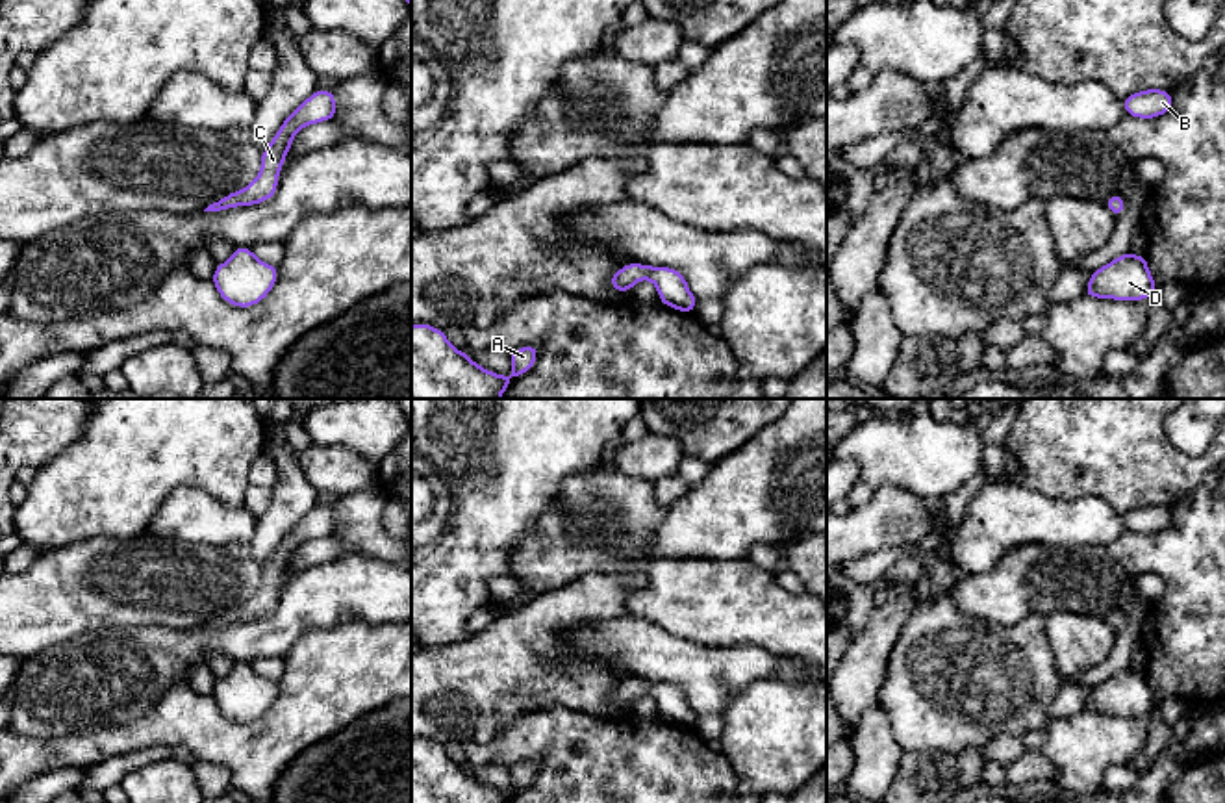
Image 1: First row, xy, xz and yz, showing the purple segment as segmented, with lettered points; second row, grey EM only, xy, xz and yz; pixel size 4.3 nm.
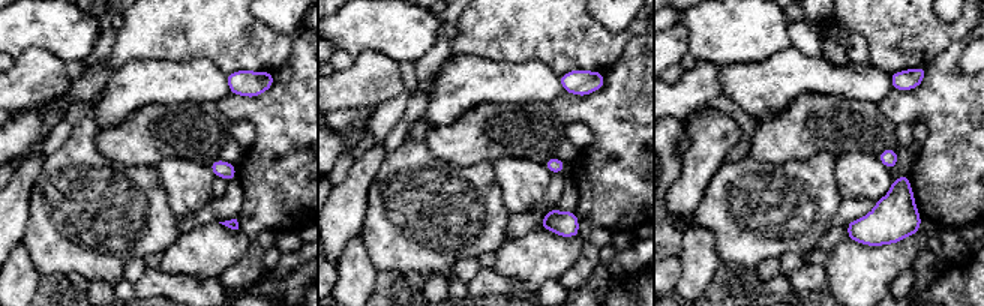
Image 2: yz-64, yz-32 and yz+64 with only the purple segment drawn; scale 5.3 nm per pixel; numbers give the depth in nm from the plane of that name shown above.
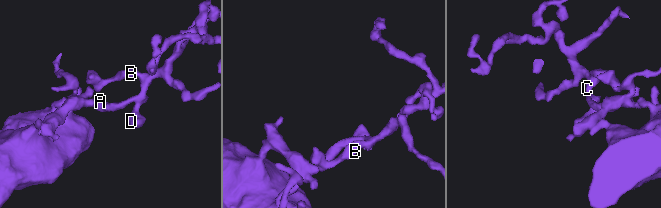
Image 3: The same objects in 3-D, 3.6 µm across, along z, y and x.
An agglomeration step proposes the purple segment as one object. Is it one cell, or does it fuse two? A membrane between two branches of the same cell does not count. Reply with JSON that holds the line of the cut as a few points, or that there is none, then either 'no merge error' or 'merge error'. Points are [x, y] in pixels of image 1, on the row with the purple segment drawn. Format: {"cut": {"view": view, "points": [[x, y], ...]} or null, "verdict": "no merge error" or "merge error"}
{"cut": null, "verdict": "no merge error"}

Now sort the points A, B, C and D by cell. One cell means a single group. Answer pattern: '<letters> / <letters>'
A B C D

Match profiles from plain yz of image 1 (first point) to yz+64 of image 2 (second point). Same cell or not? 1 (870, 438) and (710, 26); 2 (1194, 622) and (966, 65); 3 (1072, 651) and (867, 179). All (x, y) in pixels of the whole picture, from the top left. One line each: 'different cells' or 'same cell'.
1: same cell
2: different cells
3: same cell

